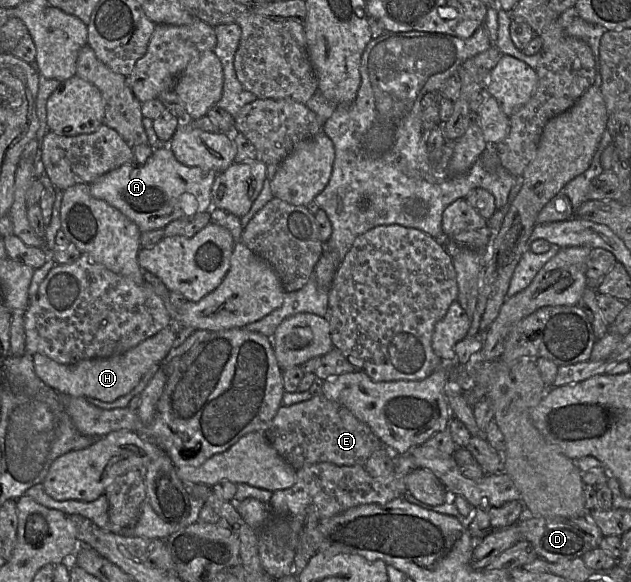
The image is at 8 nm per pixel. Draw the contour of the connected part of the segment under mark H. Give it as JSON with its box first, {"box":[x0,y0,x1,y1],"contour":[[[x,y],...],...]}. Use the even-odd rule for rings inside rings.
{"box":[32,324,177,402],"contour":[[[171,324],[130,350],[110,358],[81,360],[61,364],[42,354],[32,355],[36,375],[63,397],[91,397],[112,402],[128,394],[155,364],[160,364],[173,348],[177,329]]]}

